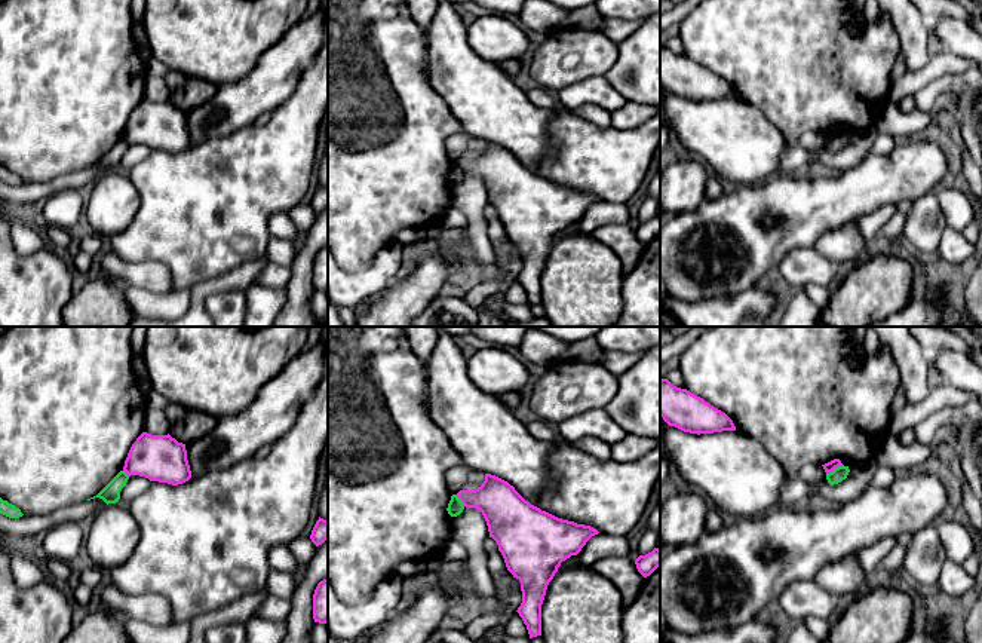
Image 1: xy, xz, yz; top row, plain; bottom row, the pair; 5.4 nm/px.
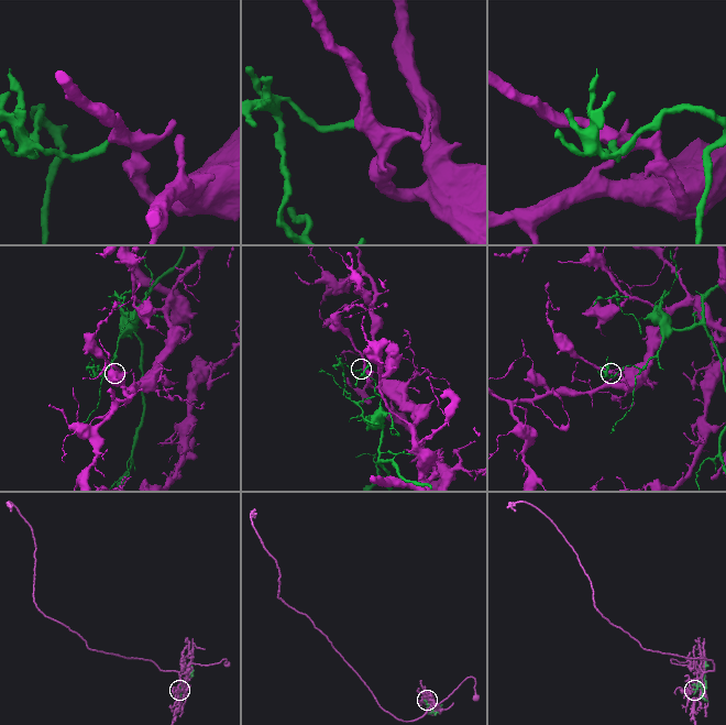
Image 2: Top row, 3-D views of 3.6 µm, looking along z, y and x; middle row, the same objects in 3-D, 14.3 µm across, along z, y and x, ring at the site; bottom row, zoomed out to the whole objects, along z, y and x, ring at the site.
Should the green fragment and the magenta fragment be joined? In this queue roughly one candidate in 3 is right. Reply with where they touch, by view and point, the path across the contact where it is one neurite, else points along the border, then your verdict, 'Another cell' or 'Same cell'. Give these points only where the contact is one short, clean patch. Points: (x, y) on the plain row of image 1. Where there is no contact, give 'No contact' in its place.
Touches green at yz (834, 137). Another cell

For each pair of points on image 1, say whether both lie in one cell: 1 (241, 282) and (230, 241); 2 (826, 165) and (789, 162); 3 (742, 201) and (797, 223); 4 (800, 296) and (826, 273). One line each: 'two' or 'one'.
1: two
2: one
3: one
4: two

